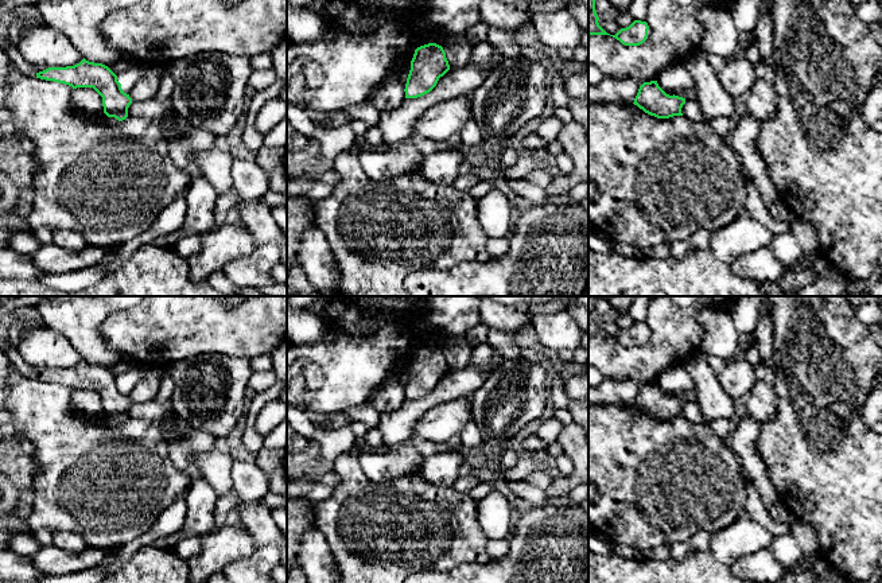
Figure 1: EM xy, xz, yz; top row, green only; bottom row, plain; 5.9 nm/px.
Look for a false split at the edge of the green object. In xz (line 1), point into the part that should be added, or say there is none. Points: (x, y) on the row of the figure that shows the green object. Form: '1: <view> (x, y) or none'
1: none

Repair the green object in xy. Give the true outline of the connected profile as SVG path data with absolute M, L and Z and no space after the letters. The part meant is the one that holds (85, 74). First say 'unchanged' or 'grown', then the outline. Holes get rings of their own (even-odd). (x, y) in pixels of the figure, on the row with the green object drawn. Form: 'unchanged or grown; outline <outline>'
grown; outline M9 43L4 50L23 75L65 83L73 89L93 88L102 97L104 113L108 117L114 117L118 121L128 117L132 98L123 92L117 75L108 66L89 62L85 58L74 66L38 66L28 63L19 53L16 44Z

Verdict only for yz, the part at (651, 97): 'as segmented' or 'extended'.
as segmented

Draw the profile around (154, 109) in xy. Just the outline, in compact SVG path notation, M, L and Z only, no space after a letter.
M156 98L144 102L132 101L128 108L129 117L145 117L158 120L167 116L168 113L174 113L171 98L167 101L159 101Z

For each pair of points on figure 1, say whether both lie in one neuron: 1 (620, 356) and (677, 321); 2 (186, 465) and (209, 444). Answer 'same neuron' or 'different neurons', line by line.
1: same neuron
2: same neuron

